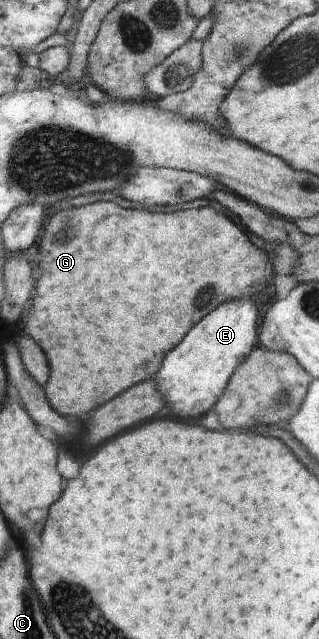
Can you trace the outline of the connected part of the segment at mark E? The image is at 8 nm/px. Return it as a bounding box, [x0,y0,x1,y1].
[154,294,262,418]

